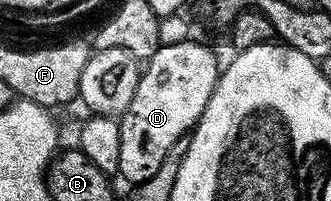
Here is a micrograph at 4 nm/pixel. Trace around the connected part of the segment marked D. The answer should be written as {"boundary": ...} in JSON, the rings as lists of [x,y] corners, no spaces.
{"boundary":[[[196,41],[160,46],[147,60],[141,72],[139,85],[135,89],[135,97],[131,97],[131,105],[127,105],[127,109],[119,117],[121,136],[117,171],[129,182],[129,185],[142,183],[147,181],[147,177],[153,176],[167,157],[171,145],[175,145],[175,141],[186,138],[187,133],[192,132],[198,119],[207,109],[207,101],[211,101],[211,93],[217,87],[218,78],[219,63],[217,67],[216,53]]]}

